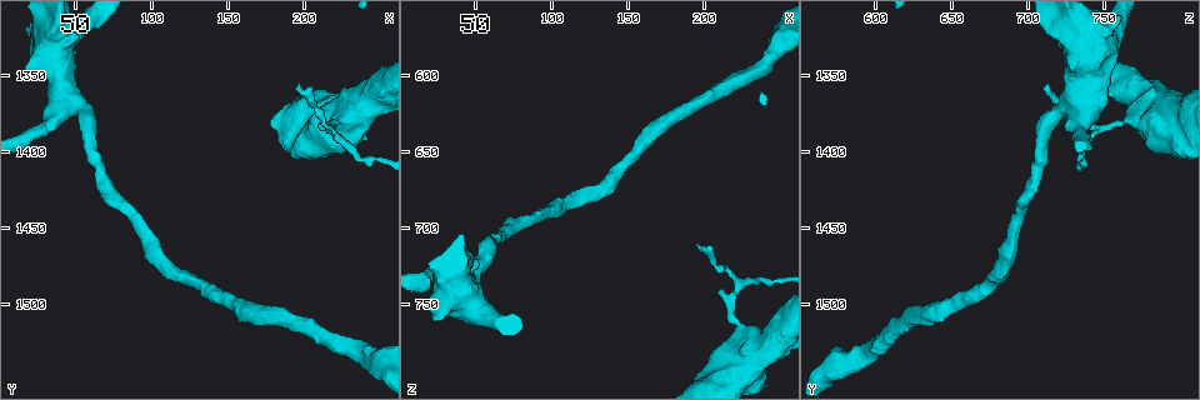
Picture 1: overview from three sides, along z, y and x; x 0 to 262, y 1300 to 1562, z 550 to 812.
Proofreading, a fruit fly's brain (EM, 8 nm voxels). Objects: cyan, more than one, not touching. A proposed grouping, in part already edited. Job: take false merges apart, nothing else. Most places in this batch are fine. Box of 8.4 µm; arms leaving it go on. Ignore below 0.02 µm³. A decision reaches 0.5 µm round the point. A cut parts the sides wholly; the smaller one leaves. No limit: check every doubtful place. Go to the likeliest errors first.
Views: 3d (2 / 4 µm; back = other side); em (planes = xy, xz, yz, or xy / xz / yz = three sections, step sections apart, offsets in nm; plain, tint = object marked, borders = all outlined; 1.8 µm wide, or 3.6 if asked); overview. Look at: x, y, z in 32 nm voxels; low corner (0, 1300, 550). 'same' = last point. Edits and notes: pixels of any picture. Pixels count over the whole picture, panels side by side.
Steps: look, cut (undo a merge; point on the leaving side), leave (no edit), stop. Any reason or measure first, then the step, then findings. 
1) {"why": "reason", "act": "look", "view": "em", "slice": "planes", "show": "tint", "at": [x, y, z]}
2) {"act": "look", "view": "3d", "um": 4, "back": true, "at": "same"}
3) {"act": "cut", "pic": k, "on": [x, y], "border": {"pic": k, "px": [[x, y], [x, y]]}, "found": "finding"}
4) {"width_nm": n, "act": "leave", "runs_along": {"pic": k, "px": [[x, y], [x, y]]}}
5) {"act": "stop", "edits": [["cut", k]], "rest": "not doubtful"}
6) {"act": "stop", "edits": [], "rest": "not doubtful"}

{"why": "abrupt turn", "act": "look", "view": "3d", "um": 2, "back": true, "at": [220, 1390, 740]}

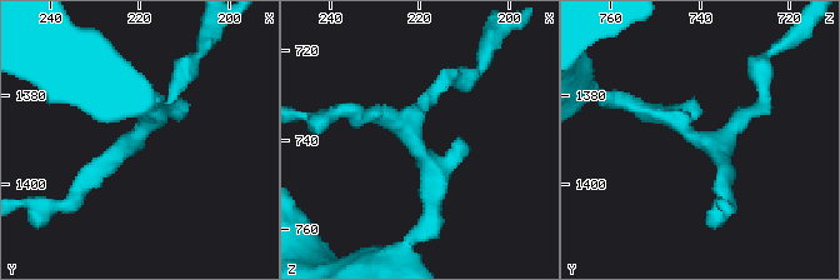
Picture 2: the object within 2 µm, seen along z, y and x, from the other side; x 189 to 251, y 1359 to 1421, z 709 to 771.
{"why": "now the EM", "act": "look", "view": "em", "slice": "yz", "step": 16, "show": "tint", "at": [221, 1389, 740]}

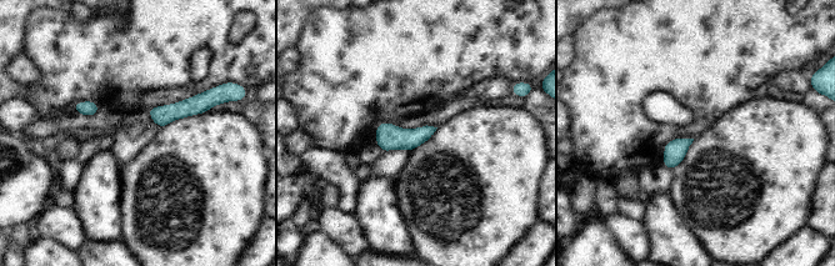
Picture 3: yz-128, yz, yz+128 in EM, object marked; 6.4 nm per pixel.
{"act": "look", "view": "em", "slice": "planes", "show": "tint", "at": "same"}

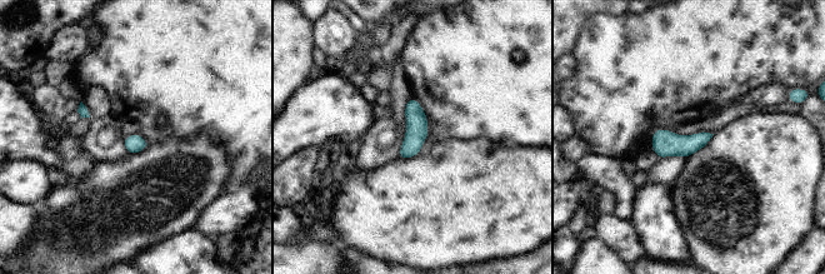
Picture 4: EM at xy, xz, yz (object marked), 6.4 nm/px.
{"width_nm": 120, "act": "leave", "found": "continuous, no second cell"}

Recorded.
{"why": "calibre changes", "act": "look", "view": "em", "um": 3.6, "slice": "planes", "show": "plain", "at": [212, 1388, 798]}

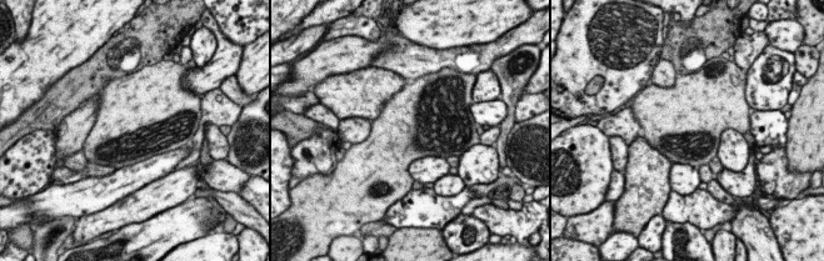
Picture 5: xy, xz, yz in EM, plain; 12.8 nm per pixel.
{"act": "look", "view": "em", "um": 3.6, "slice": "planes", "show": "tint", "at": "same"}

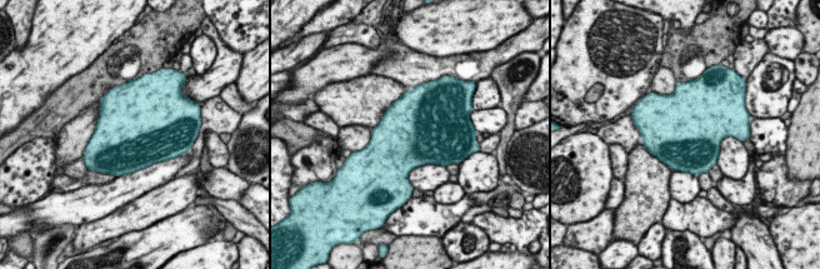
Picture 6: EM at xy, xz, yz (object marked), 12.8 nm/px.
{"width_nm": 900, "act": "leave", "found": "continuous, no second cell"}

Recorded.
{"why": "thick turns thin", "act": "look", "view": "em", "um": 3.6, "slice": "xy", "step": 16, "show": "tint", "at": [48, 1368, 728]}

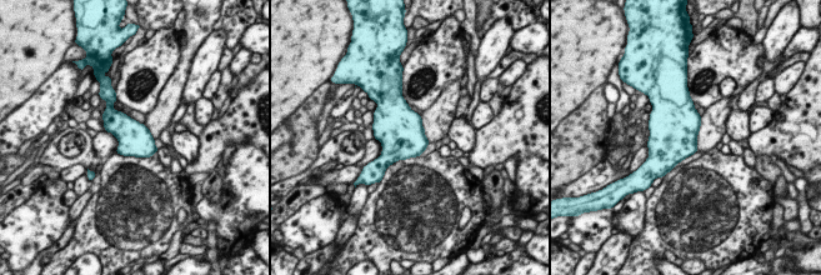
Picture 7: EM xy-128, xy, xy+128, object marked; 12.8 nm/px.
{"act": "look", "view": "em", "um": 3.6, "slice": "planes", "show": "borders", "at": "same"}

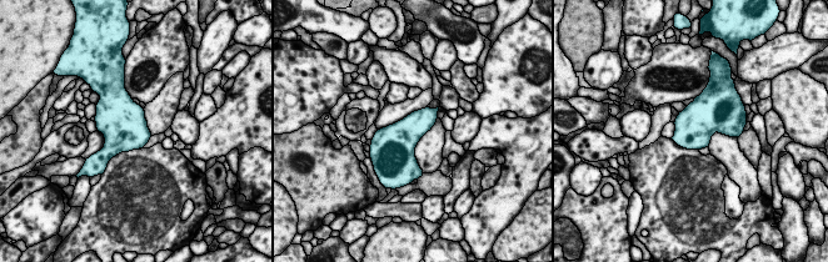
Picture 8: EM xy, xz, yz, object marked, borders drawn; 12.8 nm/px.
{"act": "leave", "found": "continuous, no second cell"}

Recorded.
{"act": "stop", "edits": [], "rest": "not doubtful"}

